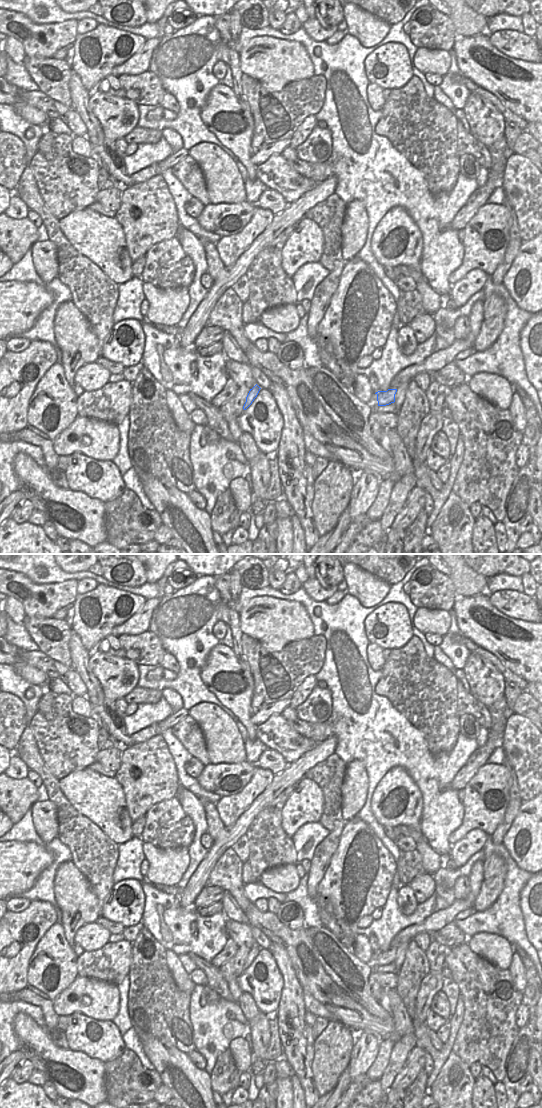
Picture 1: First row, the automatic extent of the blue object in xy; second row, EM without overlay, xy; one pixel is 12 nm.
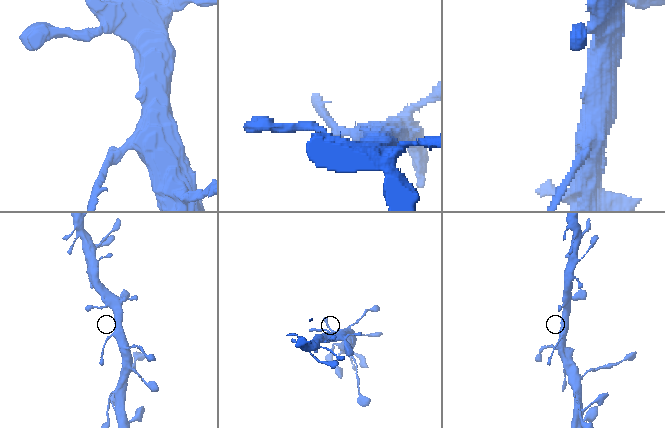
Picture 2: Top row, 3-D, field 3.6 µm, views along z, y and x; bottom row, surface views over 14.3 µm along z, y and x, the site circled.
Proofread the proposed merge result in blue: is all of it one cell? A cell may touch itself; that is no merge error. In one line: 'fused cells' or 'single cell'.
single cell

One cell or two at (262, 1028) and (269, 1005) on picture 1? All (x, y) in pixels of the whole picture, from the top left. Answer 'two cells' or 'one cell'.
two cells

